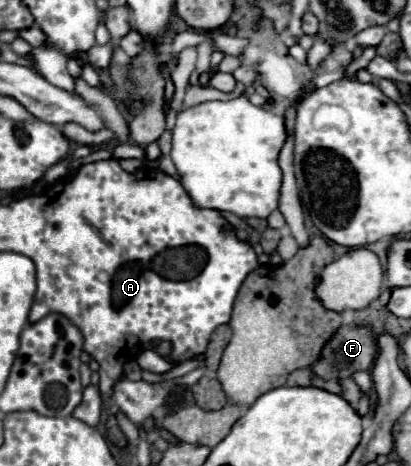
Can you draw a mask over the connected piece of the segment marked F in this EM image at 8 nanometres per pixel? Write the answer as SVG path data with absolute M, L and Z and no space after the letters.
M343 326L323 348L321 360L311 370L325 380L349 378L355 370L369 370L375 352L377 344L369 328Z

